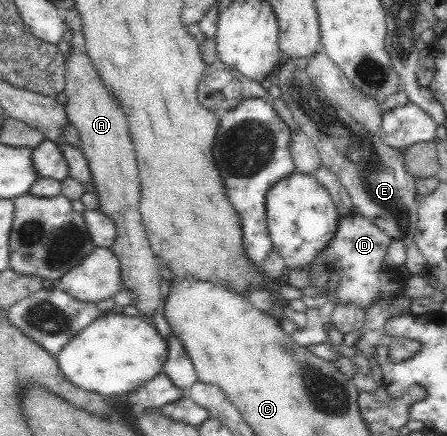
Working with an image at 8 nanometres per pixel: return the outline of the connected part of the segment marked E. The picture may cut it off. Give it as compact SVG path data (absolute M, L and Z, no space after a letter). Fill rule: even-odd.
M284 56L275 67L273 75L278 78L277 86L281 92L279 99L284 101L300 130L312 139L321 164L327 166L346 187L355 210L372 220L376 227L380 227L393 239L399 238L404 242L408 257L404 265L410 274L426 274L427 263L414 241L419 218L417 202L414 200L417 178L408 174L405 155L384 144L378 133L366 130L346 110L336 107L312 84L306 69L296 66L295 59Z

